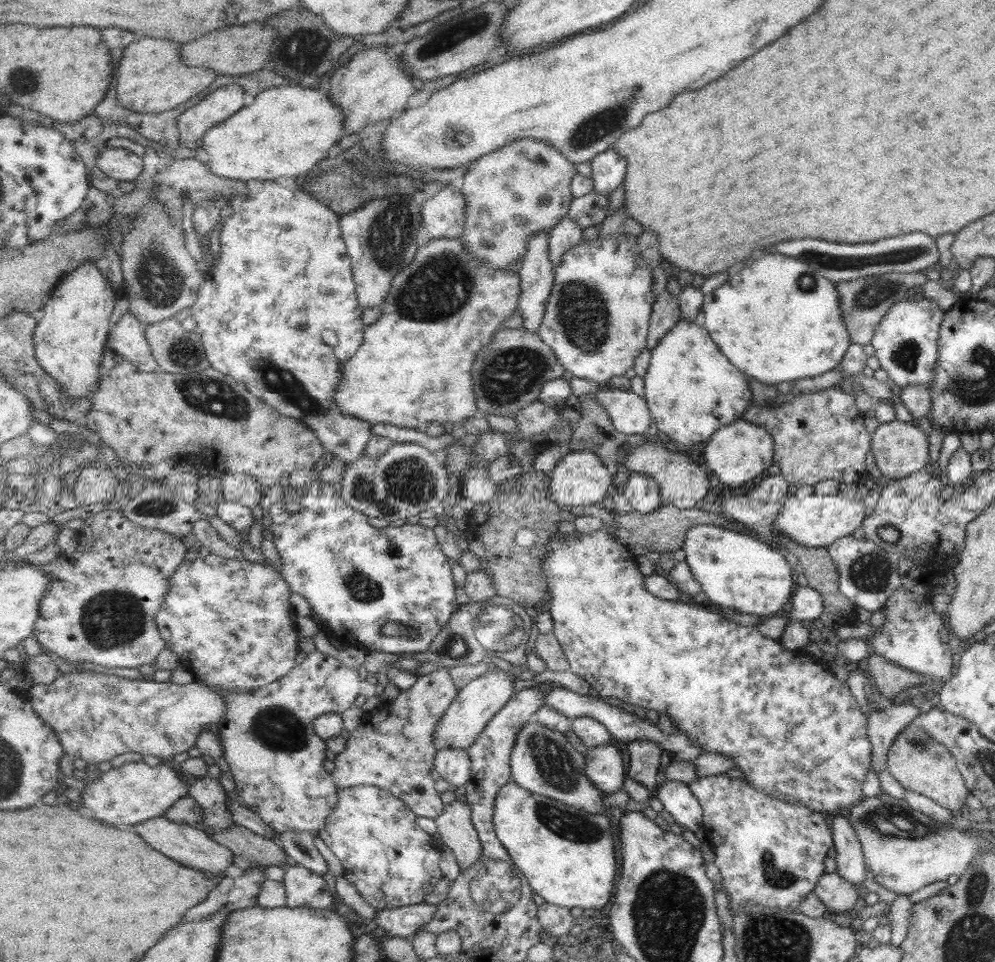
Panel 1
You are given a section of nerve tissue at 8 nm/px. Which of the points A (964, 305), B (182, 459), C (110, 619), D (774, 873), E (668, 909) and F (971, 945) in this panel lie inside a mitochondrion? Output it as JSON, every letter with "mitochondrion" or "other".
{"A":"other","B":"other","C":"mitochondrion","D":"mitochondrion","E":"mitochondrion","F":"mitochondrion"}

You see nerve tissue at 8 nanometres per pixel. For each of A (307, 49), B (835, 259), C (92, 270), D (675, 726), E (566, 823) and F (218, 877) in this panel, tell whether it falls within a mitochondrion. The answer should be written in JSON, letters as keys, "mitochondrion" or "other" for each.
{"A":"mitochondrion","B":"mitochondrion","C":"other","D":"other","E":"mitochondrion","F":"other"}

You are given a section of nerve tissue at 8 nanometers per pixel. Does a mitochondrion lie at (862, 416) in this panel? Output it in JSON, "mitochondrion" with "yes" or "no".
{"mitochondrion":"no"}

